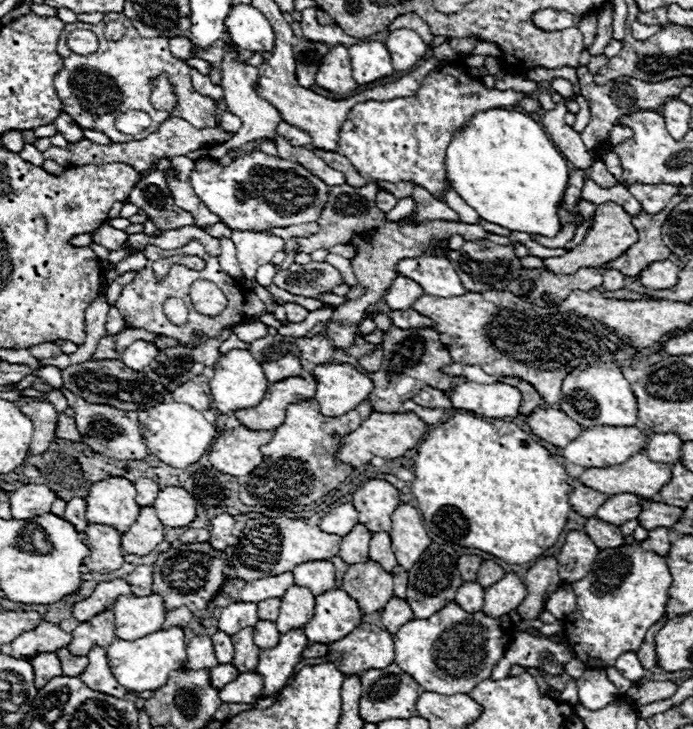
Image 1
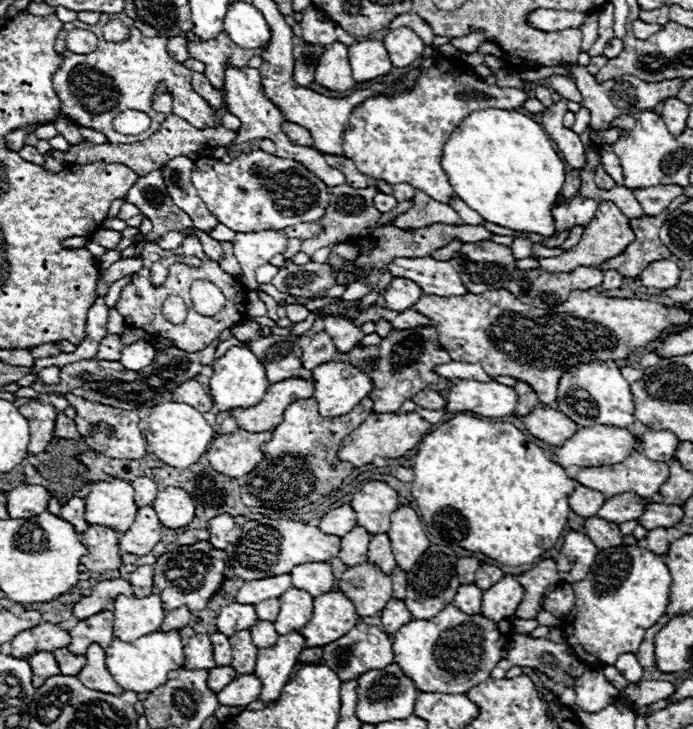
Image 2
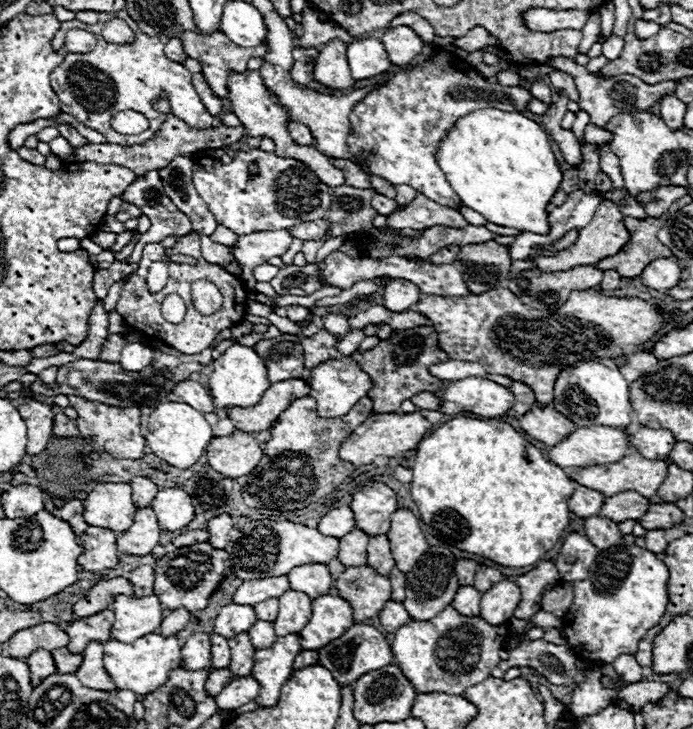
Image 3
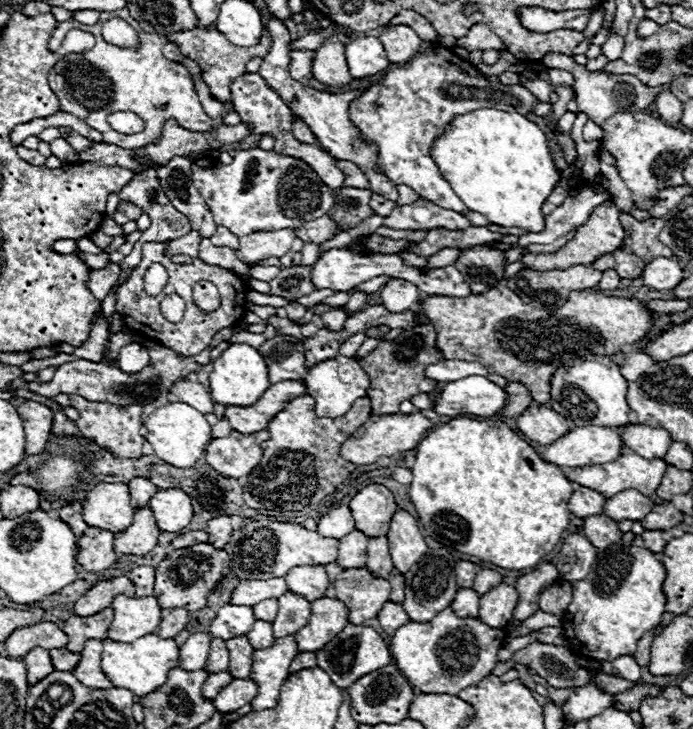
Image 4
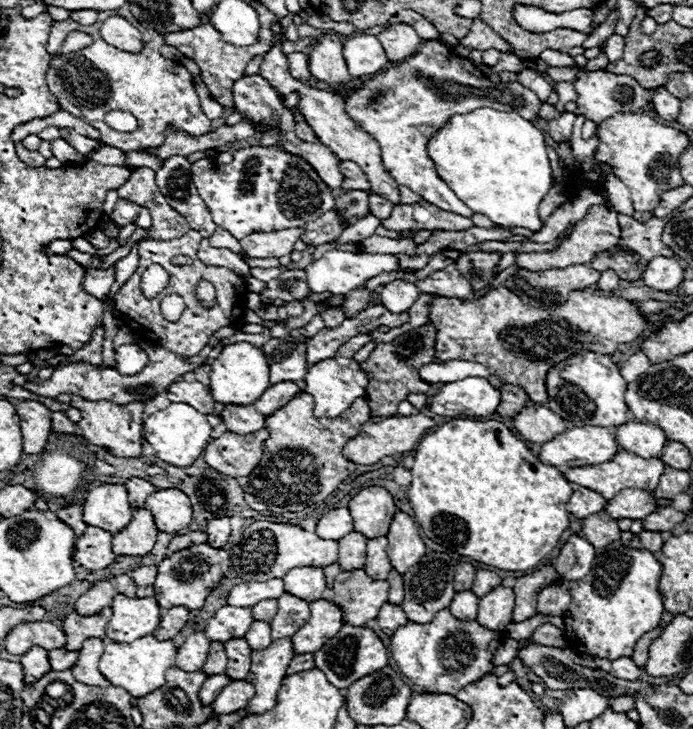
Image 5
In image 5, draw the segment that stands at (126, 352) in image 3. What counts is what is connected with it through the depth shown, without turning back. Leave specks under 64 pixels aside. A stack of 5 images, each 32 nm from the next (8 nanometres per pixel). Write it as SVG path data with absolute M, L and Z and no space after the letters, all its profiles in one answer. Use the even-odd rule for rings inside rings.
M122 344L122 346L118 346L114 358L116 358L116 370L120 374L126 374L126 376L138 374L148 364L148 356L138 344Z

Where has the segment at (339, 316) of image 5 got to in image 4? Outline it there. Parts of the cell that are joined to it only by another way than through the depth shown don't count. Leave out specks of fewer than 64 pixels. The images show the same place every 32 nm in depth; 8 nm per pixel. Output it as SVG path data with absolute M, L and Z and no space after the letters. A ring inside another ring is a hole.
M334 308L328 310L322 314L322 322L324 322L324 328L328 330L340 330L343 325L343 319L347 319L348 315L340 308Z

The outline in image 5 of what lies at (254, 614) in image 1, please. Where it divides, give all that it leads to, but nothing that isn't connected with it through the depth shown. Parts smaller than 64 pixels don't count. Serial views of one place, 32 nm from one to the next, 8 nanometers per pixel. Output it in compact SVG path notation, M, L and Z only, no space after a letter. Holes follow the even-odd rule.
M224 606L208 620L204 634L210 642L228 642L232 638L242 638L252 622L254 618L250 608Z

